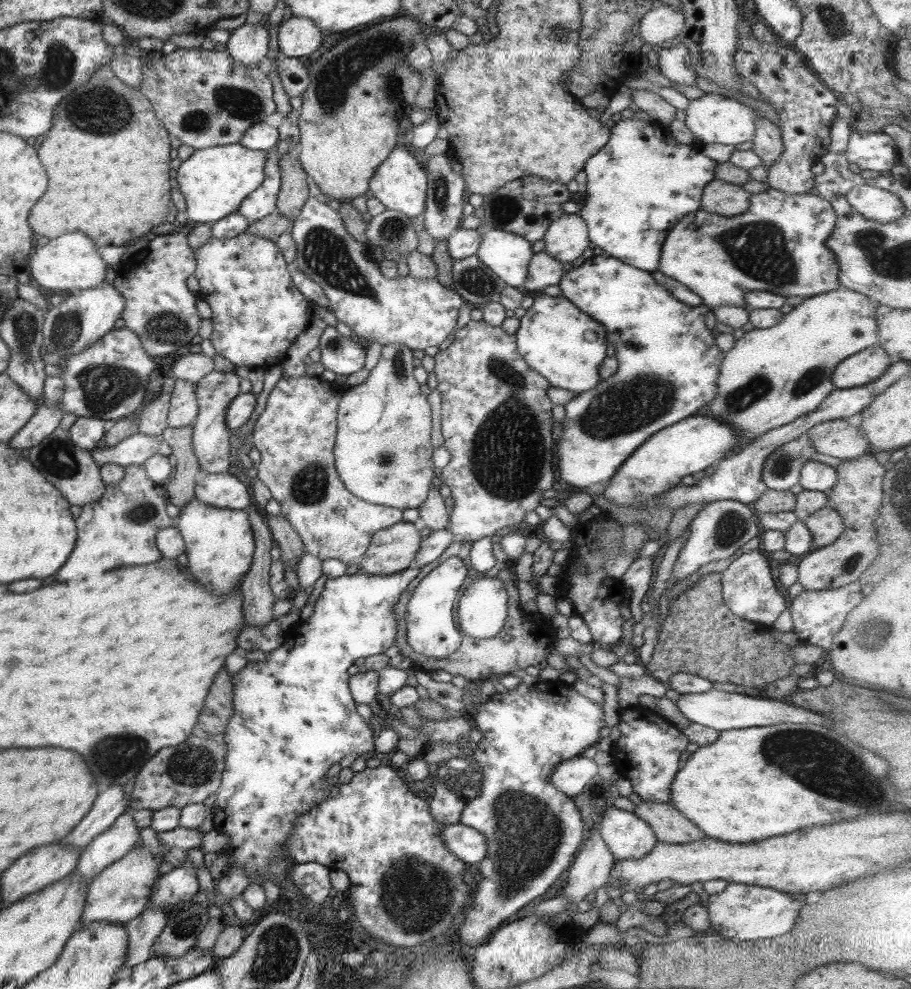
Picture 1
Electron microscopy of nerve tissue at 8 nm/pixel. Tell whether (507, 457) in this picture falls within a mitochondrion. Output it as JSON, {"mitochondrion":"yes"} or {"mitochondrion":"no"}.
{"mitochondrion":"yes"}

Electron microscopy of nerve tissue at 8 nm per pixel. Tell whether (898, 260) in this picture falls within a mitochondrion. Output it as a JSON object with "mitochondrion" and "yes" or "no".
{"mitochondrion":"yes"}

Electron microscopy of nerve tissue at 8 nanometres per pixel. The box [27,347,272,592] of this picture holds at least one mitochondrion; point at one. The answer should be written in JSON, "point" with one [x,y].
{"point":[104,388]}

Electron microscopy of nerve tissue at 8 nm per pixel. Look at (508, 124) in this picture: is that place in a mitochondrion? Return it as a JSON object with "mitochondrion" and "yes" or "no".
{"mitochondrion":"no"}

